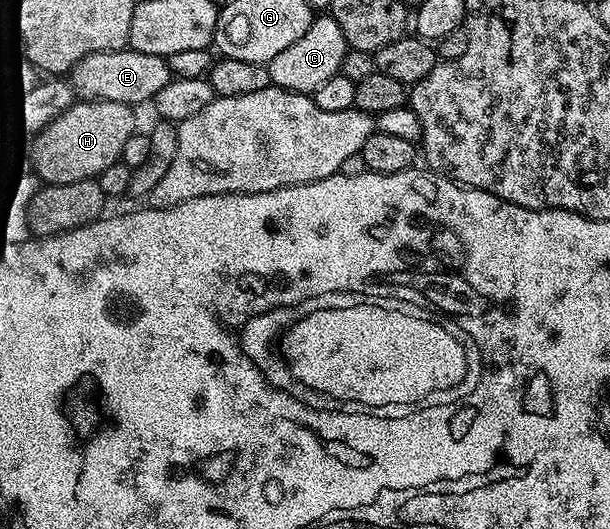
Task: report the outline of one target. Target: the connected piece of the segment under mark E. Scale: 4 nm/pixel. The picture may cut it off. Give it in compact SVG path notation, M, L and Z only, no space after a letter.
M134 50L95 52L73 69L73 77L83 90L83 96L92 100L108 100L132 106L154 101L155 95L173 79L171 65L162 56Z

